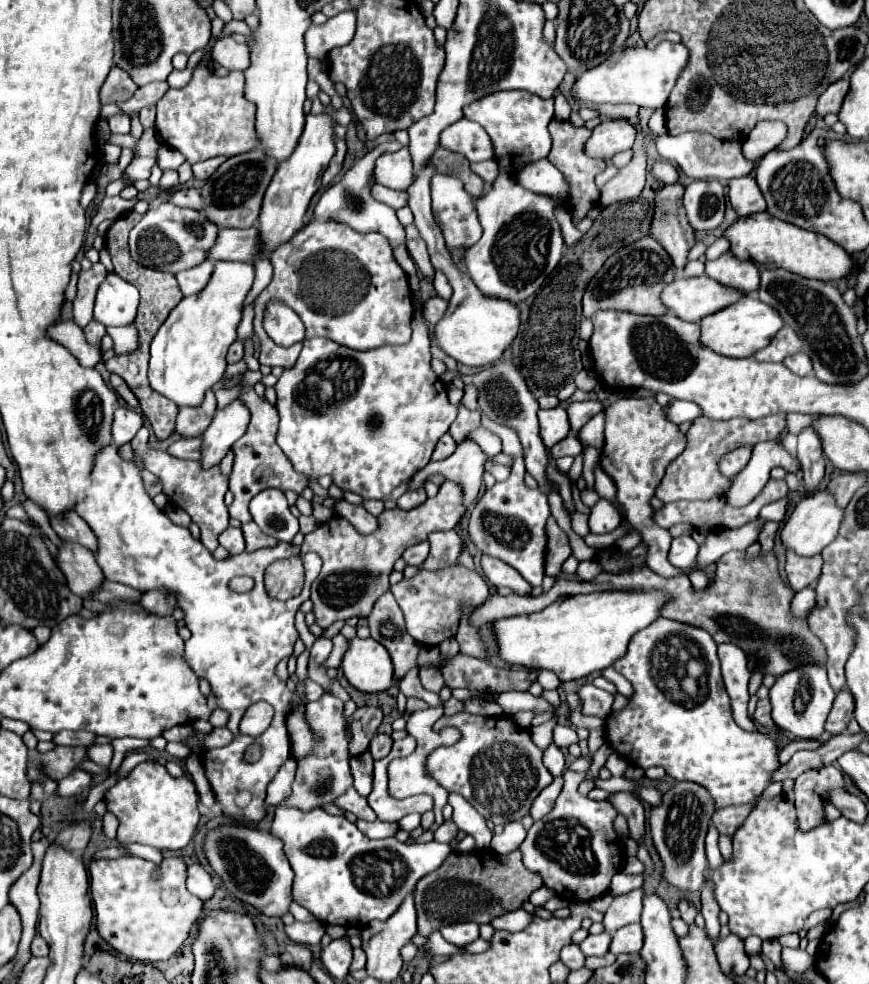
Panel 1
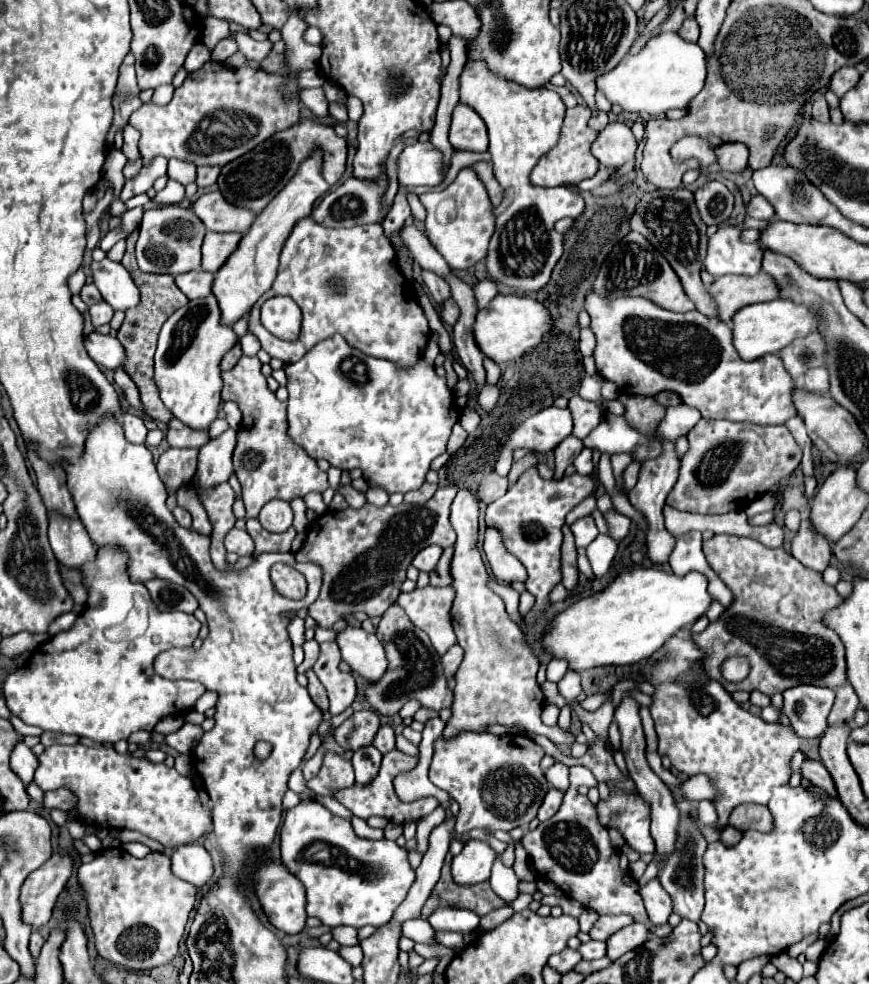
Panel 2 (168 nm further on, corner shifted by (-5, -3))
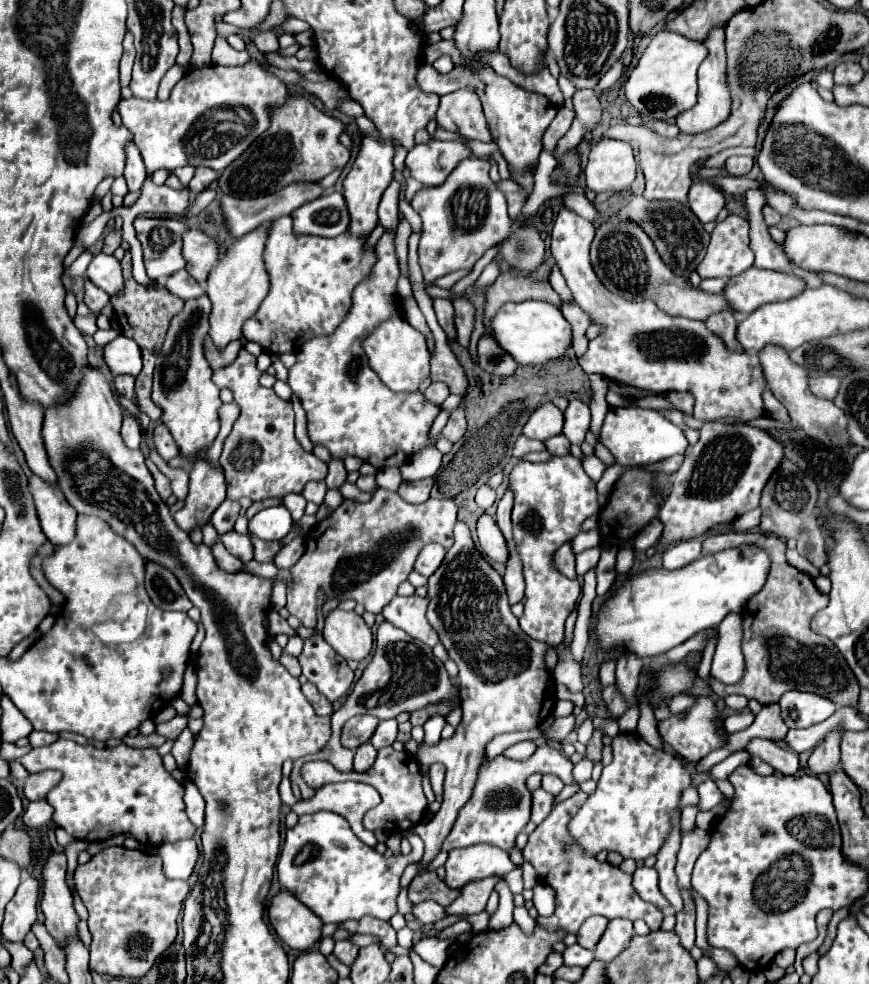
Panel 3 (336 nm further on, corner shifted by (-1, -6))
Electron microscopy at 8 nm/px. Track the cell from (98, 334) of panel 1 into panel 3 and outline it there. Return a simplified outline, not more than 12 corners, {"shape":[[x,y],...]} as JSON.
{"shape":[[85,278],[85,304],[99,314],[109,304],[109,296]]}

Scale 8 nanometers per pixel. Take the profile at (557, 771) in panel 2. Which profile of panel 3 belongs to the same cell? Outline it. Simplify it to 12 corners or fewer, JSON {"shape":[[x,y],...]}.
{"shape":[[553,774],[543,776],[543,790],[557,796],[563,782]]}

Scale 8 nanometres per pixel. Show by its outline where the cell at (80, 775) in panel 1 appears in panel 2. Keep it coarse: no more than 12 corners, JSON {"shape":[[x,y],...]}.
{"shape":[[67,789],[49,791],[43,809],[71,811],[75,797]]}

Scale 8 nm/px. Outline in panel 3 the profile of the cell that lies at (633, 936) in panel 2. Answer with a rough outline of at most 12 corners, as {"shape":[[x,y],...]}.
{"shape":[[611,920],[595,948],[605,964],[633,938],[631,920]]}

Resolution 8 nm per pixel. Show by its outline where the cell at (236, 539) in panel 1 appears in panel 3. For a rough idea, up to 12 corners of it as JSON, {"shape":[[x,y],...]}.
{"shape":[[231,530],[221,536],[227,552],[243,564],[253,558],[249,536]]}

